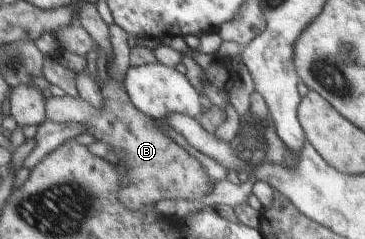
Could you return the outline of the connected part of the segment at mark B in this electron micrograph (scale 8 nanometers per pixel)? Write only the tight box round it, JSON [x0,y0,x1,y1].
[45,77,213,209]

